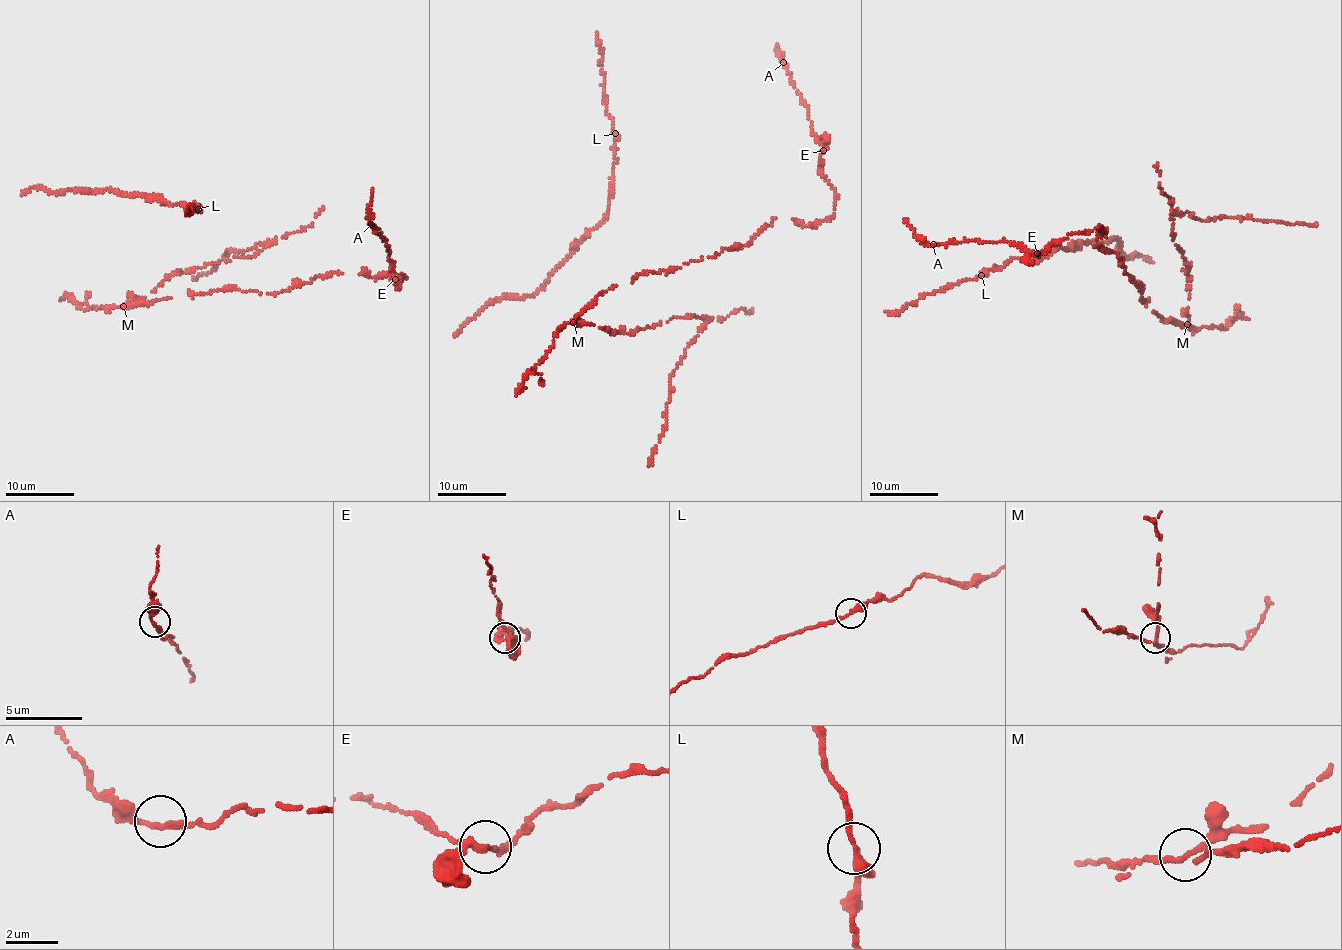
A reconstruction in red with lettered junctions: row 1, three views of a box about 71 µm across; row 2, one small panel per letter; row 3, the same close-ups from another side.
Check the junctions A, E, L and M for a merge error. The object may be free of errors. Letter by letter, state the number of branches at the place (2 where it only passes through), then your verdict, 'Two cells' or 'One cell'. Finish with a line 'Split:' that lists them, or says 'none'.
A: Branches: 2. One cell
E: Branches: 3. One cell
L: Branches: 3. One cell
M: Branches: 3. Two cells
Split: M

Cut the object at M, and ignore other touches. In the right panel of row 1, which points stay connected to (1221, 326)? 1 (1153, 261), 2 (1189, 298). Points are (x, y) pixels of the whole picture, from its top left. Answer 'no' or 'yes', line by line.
1: yes
2: no

